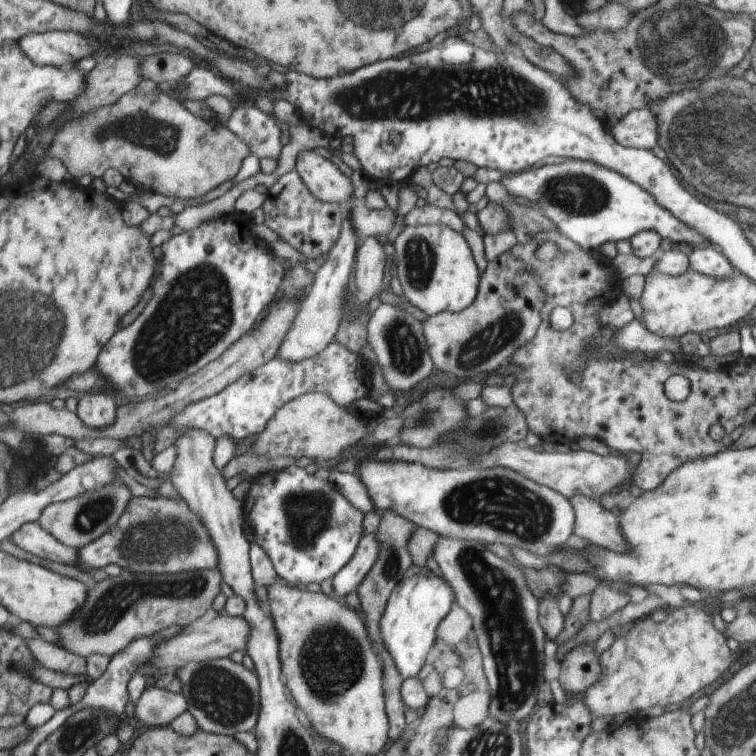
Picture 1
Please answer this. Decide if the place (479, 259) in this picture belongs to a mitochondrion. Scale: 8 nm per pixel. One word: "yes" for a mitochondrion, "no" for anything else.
no

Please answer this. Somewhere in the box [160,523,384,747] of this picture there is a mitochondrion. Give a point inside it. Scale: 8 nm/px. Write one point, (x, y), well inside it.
(330, 660)

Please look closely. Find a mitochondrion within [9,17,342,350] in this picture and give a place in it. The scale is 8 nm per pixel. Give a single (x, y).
(164, 139)

